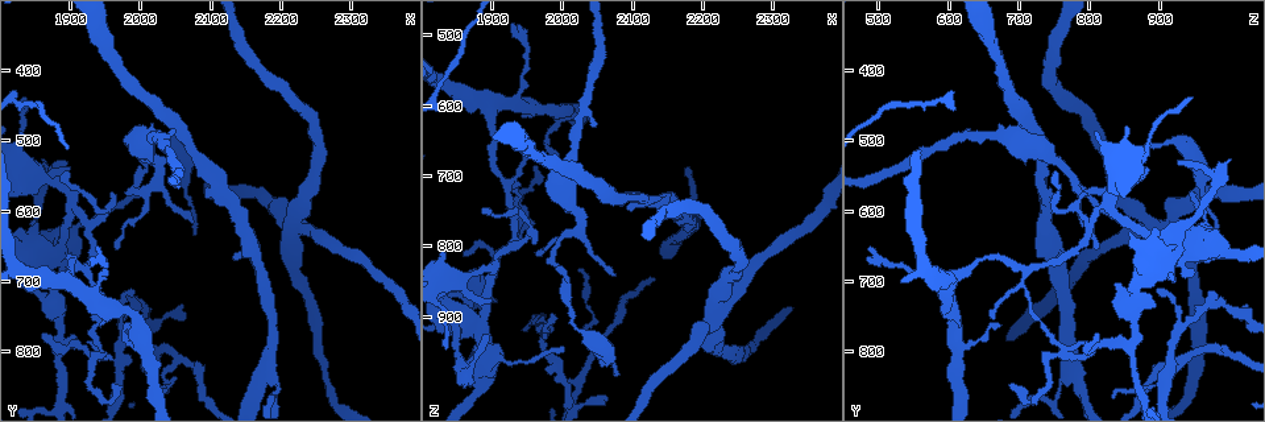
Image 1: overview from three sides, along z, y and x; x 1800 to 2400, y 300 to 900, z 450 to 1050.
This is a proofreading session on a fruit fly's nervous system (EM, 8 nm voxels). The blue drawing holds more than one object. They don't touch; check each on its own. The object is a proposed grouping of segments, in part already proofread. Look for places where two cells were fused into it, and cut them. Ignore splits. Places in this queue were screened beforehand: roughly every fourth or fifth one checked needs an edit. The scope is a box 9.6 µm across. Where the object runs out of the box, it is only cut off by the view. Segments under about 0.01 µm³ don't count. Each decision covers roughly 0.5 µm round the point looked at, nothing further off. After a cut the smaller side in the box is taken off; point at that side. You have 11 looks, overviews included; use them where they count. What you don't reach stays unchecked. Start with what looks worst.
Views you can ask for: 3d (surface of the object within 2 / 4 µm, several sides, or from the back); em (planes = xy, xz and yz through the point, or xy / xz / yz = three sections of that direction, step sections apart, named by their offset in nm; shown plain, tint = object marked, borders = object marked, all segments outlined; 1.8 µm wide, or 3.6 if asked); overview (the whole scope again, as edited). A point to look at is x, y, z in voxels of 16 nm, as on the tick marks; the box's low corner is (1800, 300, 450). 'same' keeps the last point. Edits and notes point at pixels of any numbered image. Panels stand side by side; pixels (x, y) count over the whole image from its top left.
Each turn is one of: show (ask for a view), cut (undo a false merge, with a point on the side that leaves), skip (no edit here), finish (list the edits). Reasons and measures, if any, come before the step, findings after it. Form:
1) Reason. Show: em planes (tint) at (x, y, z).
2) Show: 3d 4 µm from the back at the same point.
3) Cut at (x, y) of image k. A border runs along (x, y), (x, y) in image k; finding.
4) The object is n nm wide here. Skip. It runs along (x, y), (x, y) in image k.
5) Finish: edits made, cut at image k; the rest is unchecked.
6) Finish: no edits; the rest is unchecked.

Sharp bend. Show: 3d 4 µm at (1880, 660, 910).

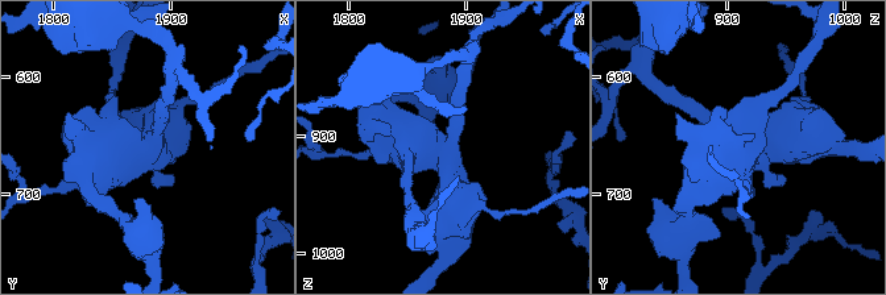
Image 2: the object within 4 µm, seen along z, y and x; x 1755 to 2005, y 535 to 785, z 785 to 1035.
Shape alone is not enough. Show: em 3.6 µm planes (tint) at (1880, 658, 912).

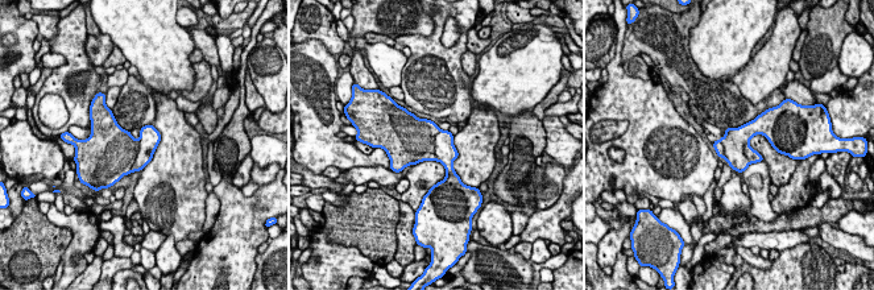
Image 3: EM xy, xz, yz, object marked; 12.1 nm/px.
Cut at (117, 152) of image 3. A border runs along (139, 140), (137, 157), (125, 174) in image 3; a second cell is stuck on.

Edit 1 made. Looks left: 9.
See it whole again. Show: overview.

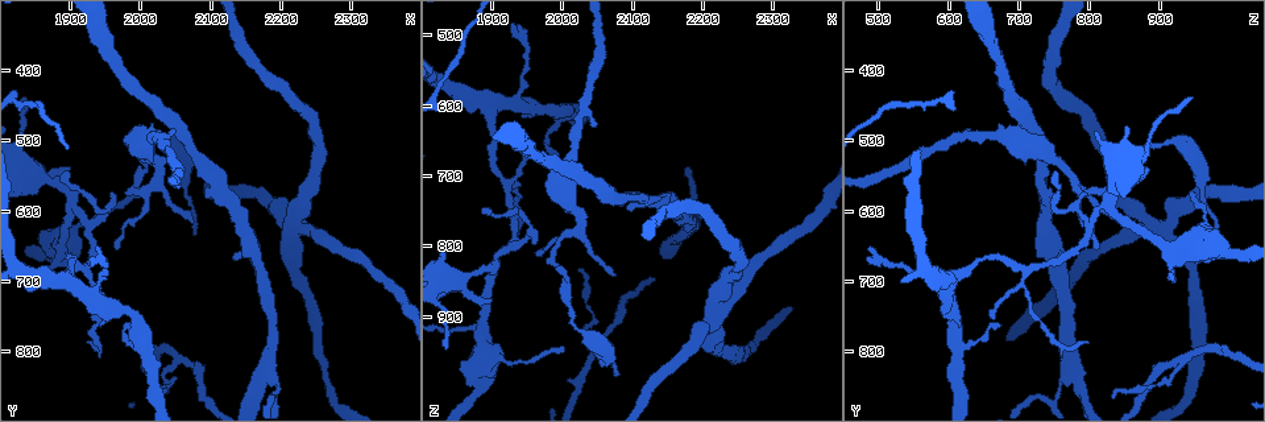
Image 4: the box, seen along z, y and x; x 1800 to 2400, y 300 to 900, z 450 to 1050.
Four or more arms meet. Show: em planes (tint) at (2215, 625, 910).

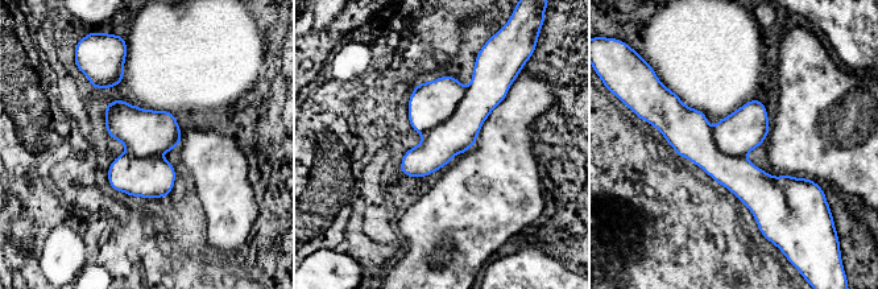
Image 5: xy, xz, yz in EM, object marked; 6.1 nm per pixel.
The object is 320 nm wide here. Cut at (458, 133) of image 5. The part that leaves runs along (483, 77), (475, 108), (405, 170) in image 5; a second cell is stuck on.

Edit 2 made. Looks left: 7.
Calibre changes. Show: em 3.6 µm planes (tint) at (2060, 540, 955).

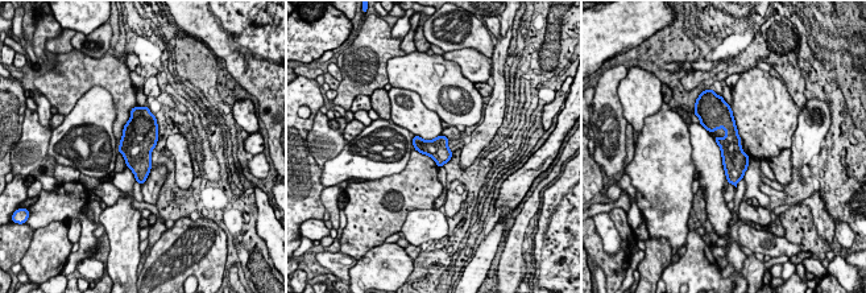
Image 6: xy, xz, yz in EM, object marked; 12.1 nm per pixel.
Skip. It runs along (721, 111), (730, 128), (734, 180) in image 6; continuous, no second cell.

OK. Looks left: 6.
Thin arm on a thick one. Show: em yz step 16 (tint) at (1900, 705, 600).

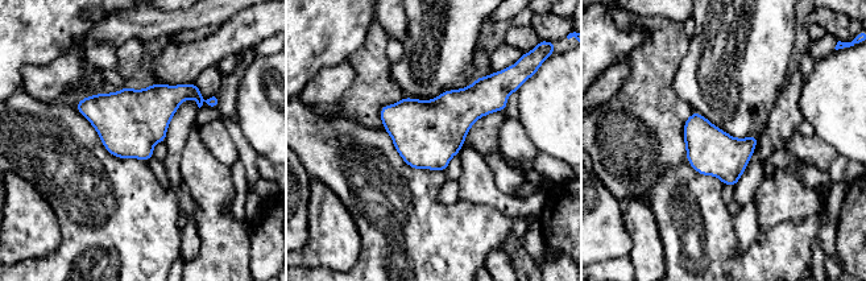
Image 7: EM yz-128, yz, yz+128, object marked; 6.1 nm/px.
Show: em planes (tint) at the same point.

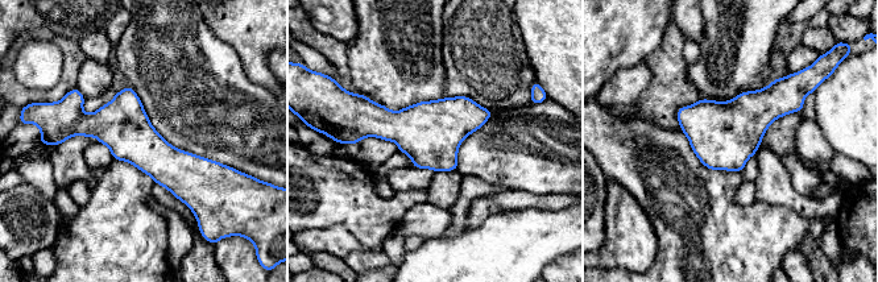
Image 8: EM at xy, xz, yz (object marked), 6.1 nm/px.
Skip. It runs along (61, 135), (121, 127), (166, 165), (215, 165) in image 8; continuous, no second cell.

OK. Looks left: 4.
Finish: edits made, cut at image 3, cut at image 5; the rest is unchecked.

